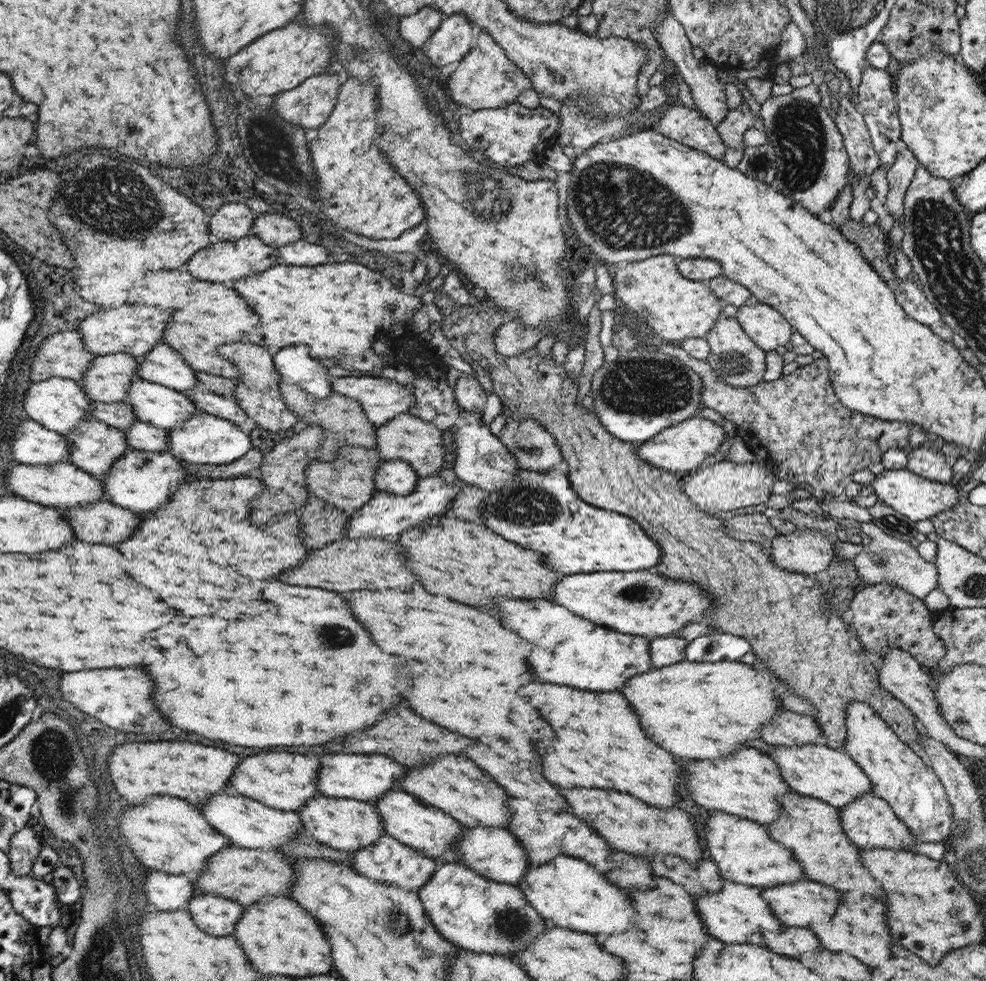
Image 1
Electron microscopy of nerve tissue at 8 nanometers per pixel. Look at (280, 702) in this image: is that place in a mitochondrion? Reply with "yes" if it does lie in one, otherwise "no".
no

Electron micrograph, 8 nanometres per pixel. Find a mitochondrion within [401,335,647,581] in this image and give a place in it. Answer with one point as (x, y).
(527, 505)

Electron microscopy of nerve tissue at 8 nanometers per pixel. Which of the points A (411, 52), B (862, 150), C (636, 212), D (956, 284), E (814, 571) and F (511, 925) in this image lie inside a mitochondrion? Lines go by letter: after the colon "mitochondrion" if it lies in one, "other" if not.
A: other
B: other
C: mitochondrion
D: mitochondrion
E: other
F: mitochondrion

